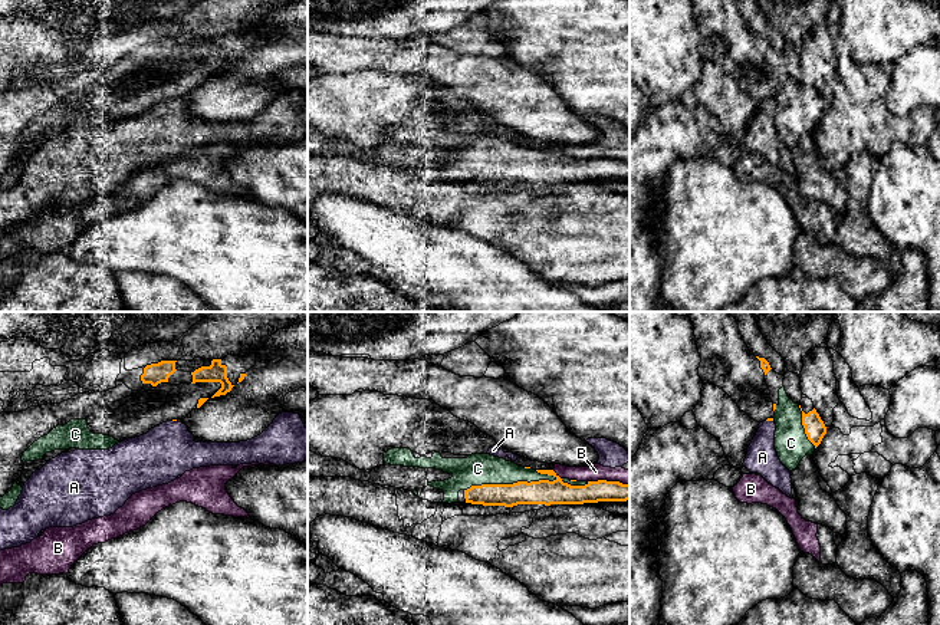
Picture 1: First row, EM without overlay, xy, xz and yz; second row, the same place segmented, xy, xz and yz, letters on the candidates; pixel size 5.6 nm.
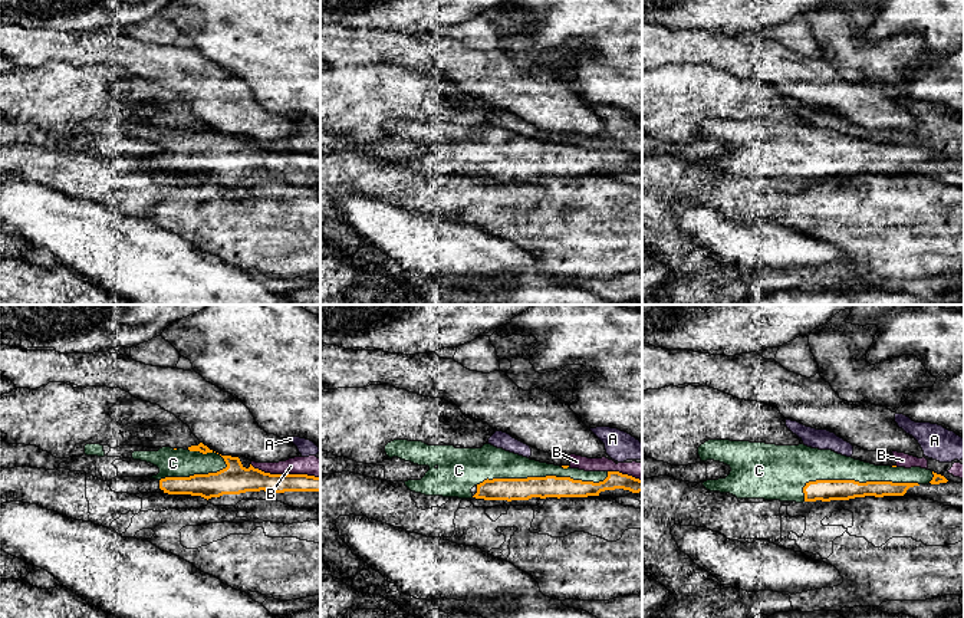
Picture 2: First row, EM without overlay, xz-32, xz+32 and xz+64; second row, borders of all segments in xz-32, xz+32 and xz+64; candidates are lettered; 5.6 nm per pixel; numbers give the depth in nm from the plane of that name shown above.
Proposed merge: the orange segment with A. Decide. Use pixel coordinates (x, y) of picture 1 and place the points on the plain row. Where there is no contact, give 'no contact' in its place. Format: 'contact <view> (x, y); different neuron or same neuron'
contact yz (769, 98); different neuron

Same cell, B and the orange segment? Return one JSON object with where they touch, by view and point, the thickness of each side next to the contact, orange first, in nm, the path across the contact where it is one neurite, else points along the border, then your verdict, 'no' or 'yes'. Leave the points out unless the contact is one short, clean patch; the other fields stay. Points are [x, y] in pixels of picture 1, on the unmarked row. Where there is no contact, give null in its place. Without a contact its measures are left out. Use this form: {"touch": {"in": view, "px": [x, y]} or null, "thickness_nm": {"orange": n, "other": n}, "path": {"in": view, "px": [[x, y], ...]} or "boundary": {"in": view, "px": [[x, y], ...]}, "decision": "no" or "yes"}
{"touch": {"in": "xz", "px": [555, 153]}, "thickness_nm": {"orange": 140, "other": 90}, "decision": "no"}

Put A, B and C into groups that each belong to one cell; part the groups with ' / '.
A / B / C

